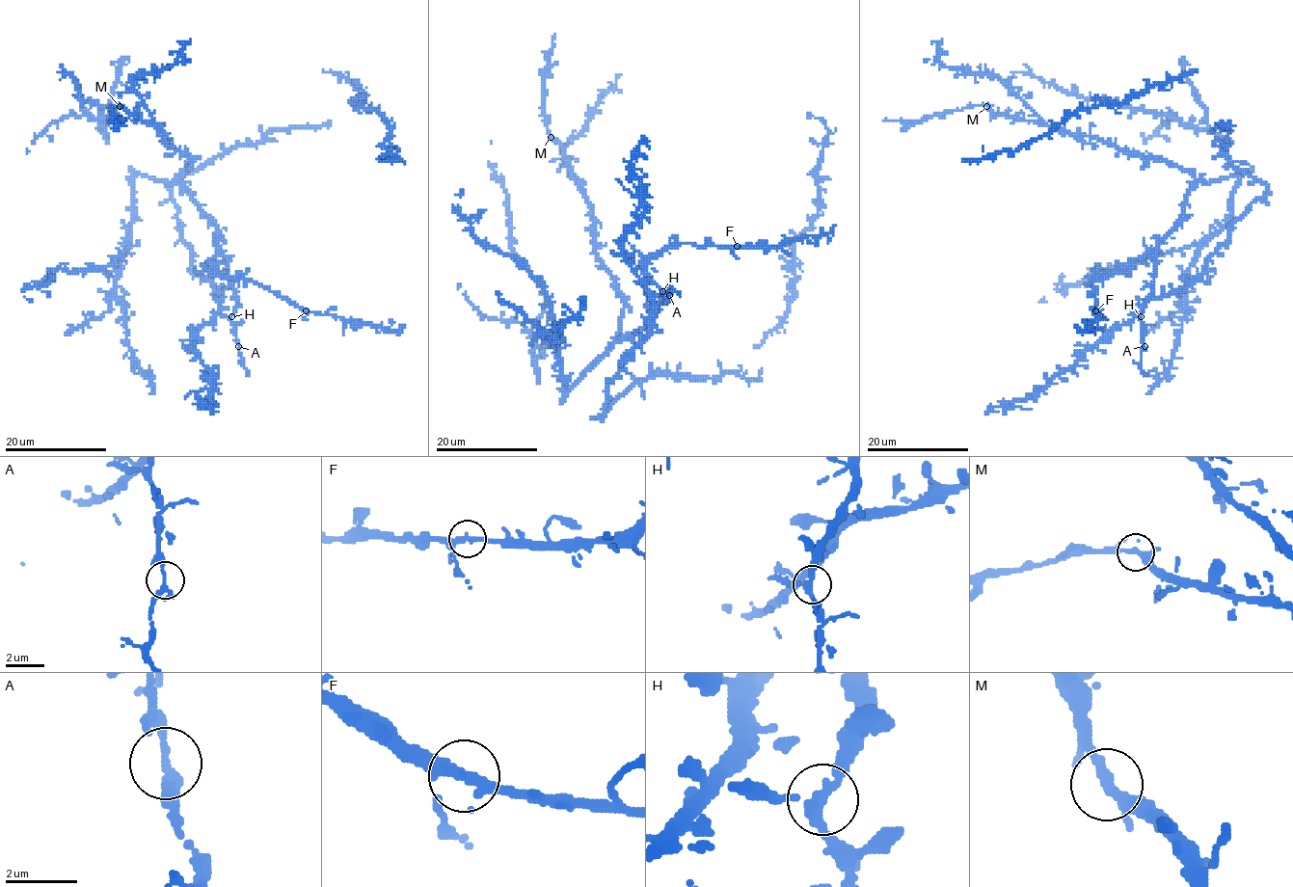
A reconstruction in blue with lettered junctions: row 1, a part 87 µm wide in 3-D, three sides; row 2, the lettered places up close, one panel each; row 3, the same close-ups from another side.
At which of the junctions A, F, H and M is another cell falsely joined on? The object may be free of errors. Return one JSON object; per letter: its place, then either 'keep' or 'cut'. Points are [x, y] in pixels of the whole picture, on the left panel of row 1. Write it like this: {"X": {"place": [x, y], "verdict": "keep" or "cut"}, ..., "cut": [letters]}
{"A": {"place": [238, 346], "verdict": "keep"}, "F": {"place": [306, 310], "verdict": "keep"}, "H": {"place": [231, 316], "verdict": "keep"}, "M": {"place": [120, 106], "verdict": "keep"}, "cut": []}

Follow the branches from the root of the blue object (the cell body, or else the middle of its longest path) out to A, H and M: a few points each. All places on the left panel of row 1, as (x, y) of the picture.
A: (201, 274), (220, 292), (222, 307), (215, 314), (226, 315), (231, 320), (238, 346)
H: (201, 274), (220, 292), (222, 307), (215, 314), (231, 316)
M: (201, 274), (220, 292), (215, 314), (229, 316), (236, 293), (219, 229), (180, 181), (192, 158), (120, 106)

